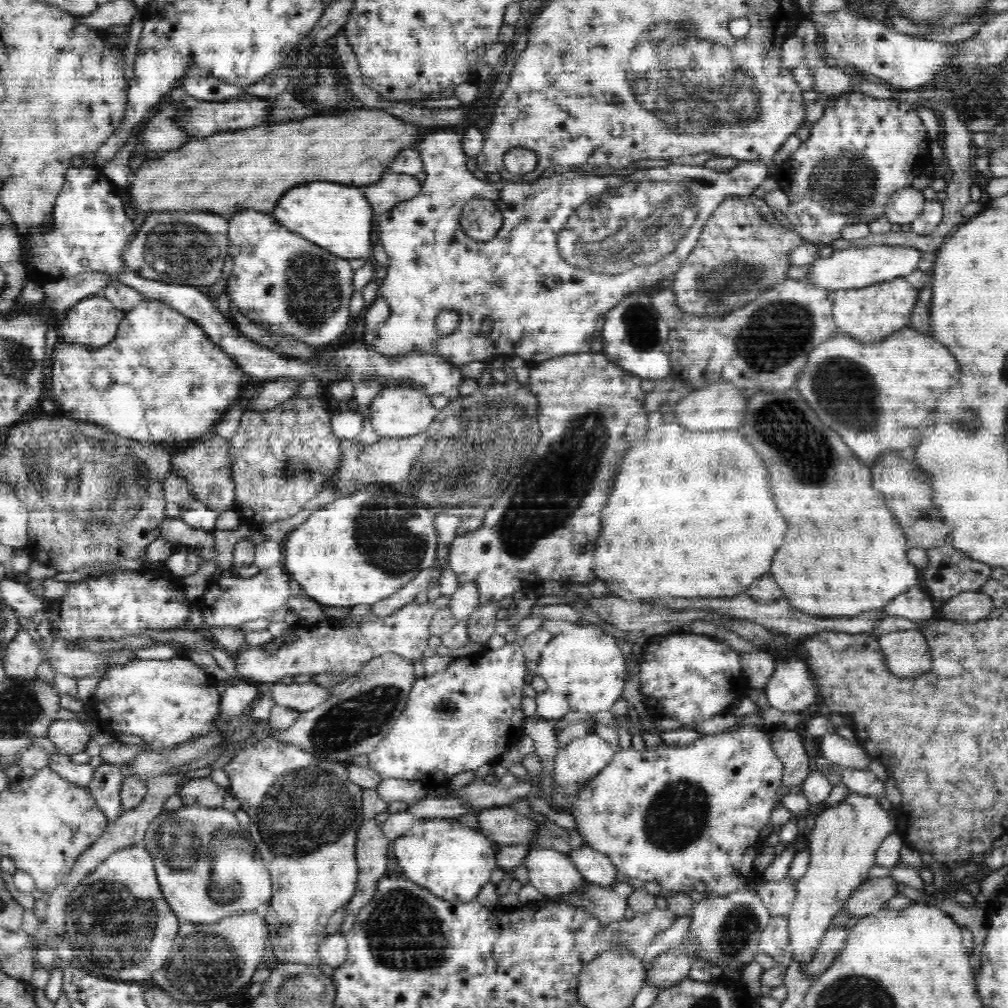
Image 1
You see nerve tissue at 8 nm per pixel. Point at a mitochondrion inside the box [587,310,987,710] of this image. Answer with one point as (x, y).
(810, 456)

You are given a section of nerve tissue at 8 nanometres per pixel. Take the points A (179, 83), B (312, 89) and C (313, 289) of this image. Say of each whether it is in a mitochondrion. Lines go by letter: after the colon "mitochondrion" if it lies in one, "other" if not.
A: other
B: mitochondrion
C: mitochondrion

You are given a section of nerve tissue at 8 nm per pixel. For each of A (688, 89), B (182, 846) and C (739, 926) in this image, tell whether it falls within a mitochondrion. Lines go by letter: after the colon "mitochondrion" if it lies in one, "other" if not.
A: mitochondrion
B: mitochondrion
C: mitochondrion

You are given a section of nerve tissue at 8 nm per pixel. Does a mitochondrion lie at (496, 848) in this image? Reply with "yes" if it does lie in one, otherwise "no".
no

